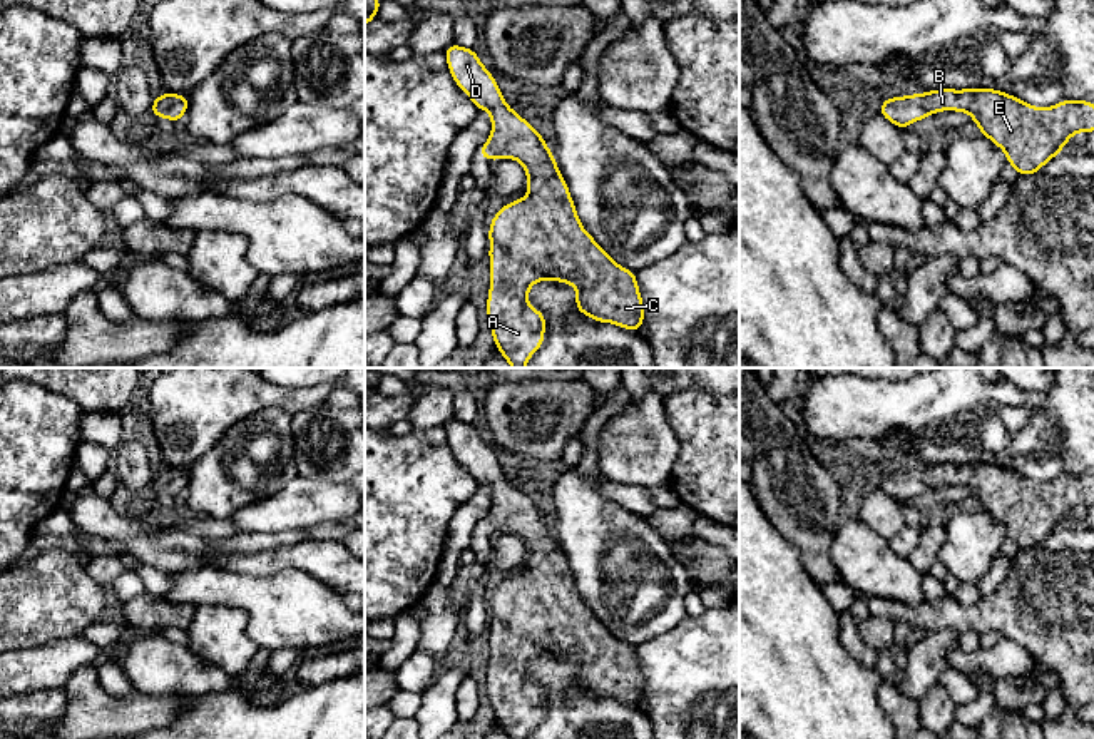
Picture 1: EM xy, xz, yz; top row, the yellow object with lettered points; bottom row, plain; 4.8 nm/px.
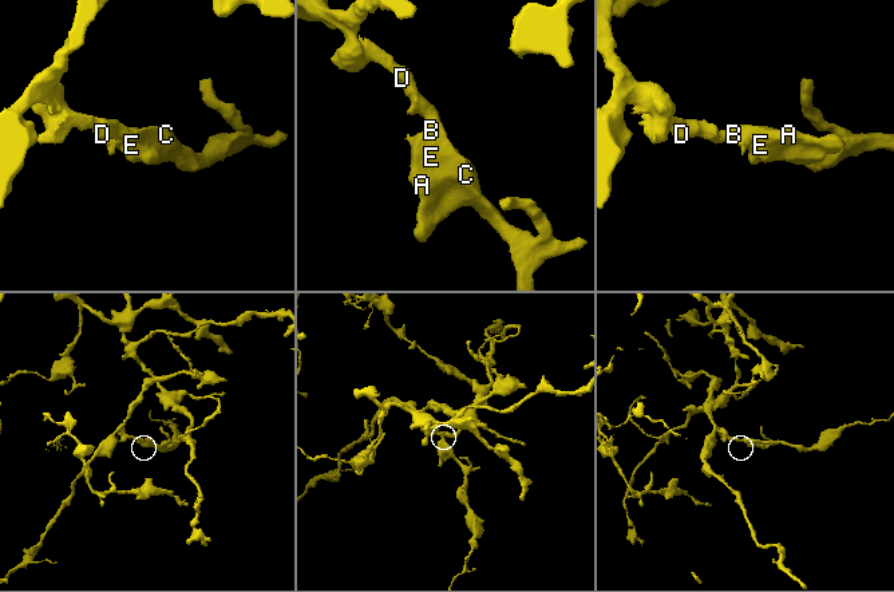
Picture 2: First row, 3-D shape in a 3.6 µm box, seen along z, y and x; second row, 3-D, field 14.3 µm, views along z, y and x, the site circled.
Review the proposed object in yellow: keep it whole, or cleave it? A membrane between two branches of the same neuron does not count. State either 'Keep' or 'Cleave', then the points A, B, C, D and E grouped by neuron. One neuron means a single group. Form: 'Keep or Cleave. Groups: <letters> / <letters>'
Keep. Groups: A B C D E

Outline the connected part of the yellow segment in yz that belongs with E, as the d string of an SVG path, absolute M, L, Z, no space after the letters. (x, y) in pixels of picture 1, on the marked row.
M938 89L925 94L885 99L880 105L880 115L907 129L910 124L942 110L967 112L972 115L982 135L999 145L1019 176L1032 176L1045 162L1061 154L1062 147L1076 132L1094 130L1094 104L1089 100L1067 99L1052 107L1039 109L1010 94L995 89Z

